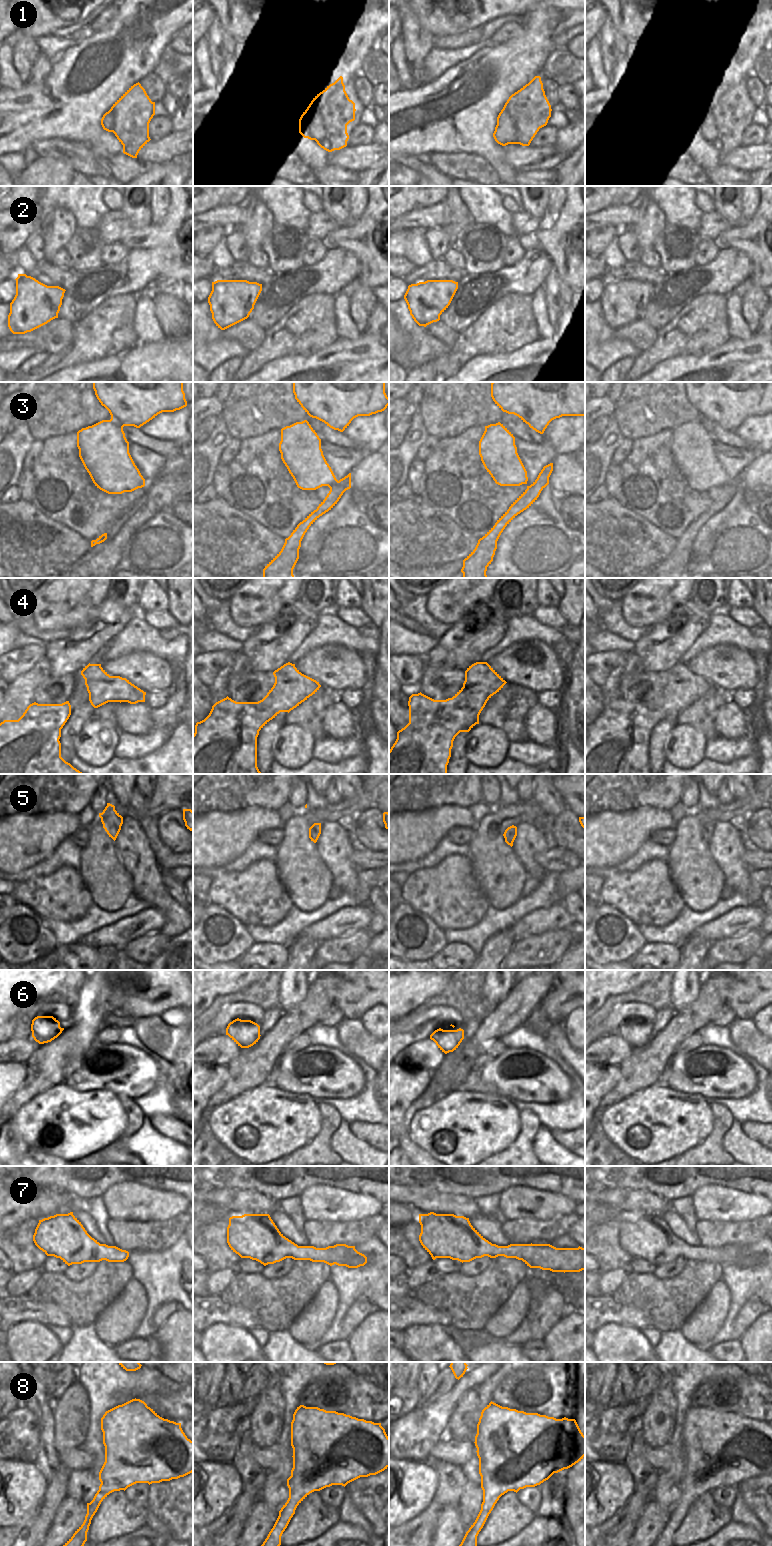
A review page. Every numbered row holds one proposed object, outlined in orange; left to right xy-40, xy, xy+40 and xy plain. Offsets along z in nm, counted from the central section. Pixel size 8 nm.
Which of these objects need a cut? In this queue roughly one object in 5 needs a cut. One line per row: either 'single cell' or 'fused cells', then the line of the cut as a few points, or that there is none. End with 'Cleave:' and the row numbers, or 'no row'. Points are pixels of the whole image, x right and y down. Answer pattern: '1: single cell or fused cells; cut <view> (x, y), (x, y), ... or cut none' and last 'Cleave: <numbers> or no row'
1: fused cells; cut xy+40 (532, 79), (532, 96), (512, 117), (516, 143)
2: single cell; cut none
3: single cell; cut none
4: single cell; cut none
5: single cell; cut none
6: single cell; cut none
7: single cell; cut none
8: single cell; cut none
Cleave: 1

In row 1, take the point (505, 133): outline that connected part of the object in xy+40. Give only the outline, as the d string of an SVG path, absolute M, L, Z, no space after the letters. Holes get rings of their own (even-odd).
M531 80L520 90L512 94L505 103L503 109L497 117L497 125L493 133L493 137L498 144L502 146L506 146L508 144L517 144L519 135L512 117L514 116L517 119L519 118L519 105L526 98L533 97L532 91L534 87L535 83L533 80Z

